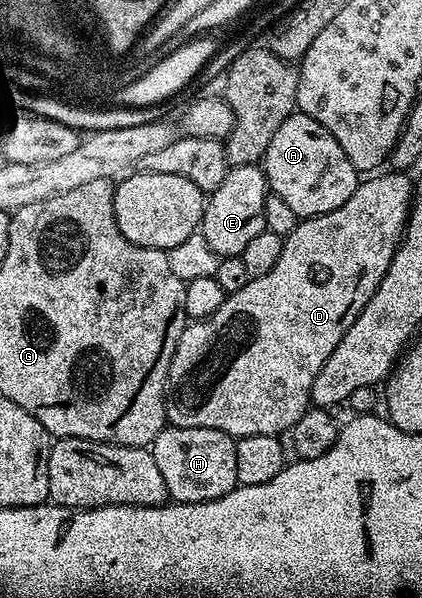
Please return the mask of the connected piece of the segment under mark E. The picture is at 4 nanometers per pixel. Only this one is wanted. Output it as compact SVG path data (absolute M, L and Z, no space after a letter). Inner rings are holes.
M258 164L230 166L219 186L209 191L206 211L202 214L200 235L218 258L241 256L249 241L255 236L260 236L260 232L266 229L264 204L267 193L266 172Z

